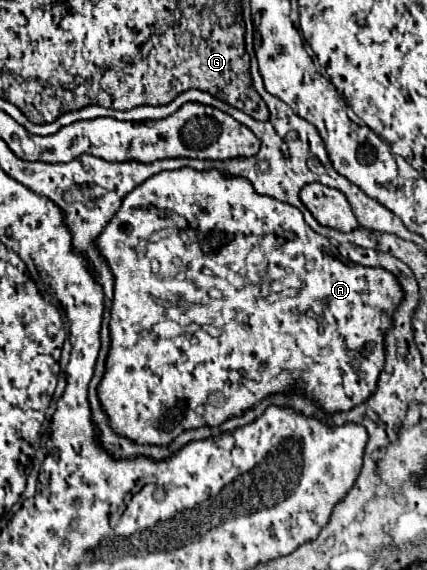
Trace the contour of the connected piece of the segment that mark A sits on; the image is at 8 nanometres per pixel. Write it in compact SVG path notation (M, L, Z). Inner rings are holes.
M181 168L159 172L125 196L121 208L97 236L95 246L105 258L115 280L115 296L109 322L111 346L105 360L105 374L97 386L99 402L115 434L129 438L135 444L169 446L181 432L201 428L205 424L217 428L225 420L245 414L271 394L289 394L301 390L325 414L347 412L375 394L379 372L385 366L385 336L393 326L393 314L397 306L405 298L403 286L385 268L343 264L337 260L329 250L329 247L333 247L329 239L313 232L305 224L299 208L273 200L271 196L257 194L249 180L243 176L227 176L217 168ZM175 214L187 220L190 250L199 249L197 251L200 253L196 256L207 260L197 262L203 266L197 268L199 274L191 274L195 280L189 280L193 283L190 284L190 292L187 288L187 294L185 290L179 292L175 288L177 280L173 282L169 274L169 280L161 280L161 276L151 272L151 248L147 248L145 256L139 256L137 252L139 242L149 238L153 232L175 228ZM279 230L291 230L297 240L281 238ZM210 232L224 232L229 238L221 248L207 254L202 251L197 239ZM255 276L265 280L261 284L261 294L255 292L259 290L259 282L255 282L259 278ZM159 320L221 326L223 334L205 336L205 332L199 329L194 336L186 334L175 338L160 338L151 332L151 326ZM355 358L361 358L359 368L355 368L351 362ZM197 406L205 408L201 416L197 414Z

